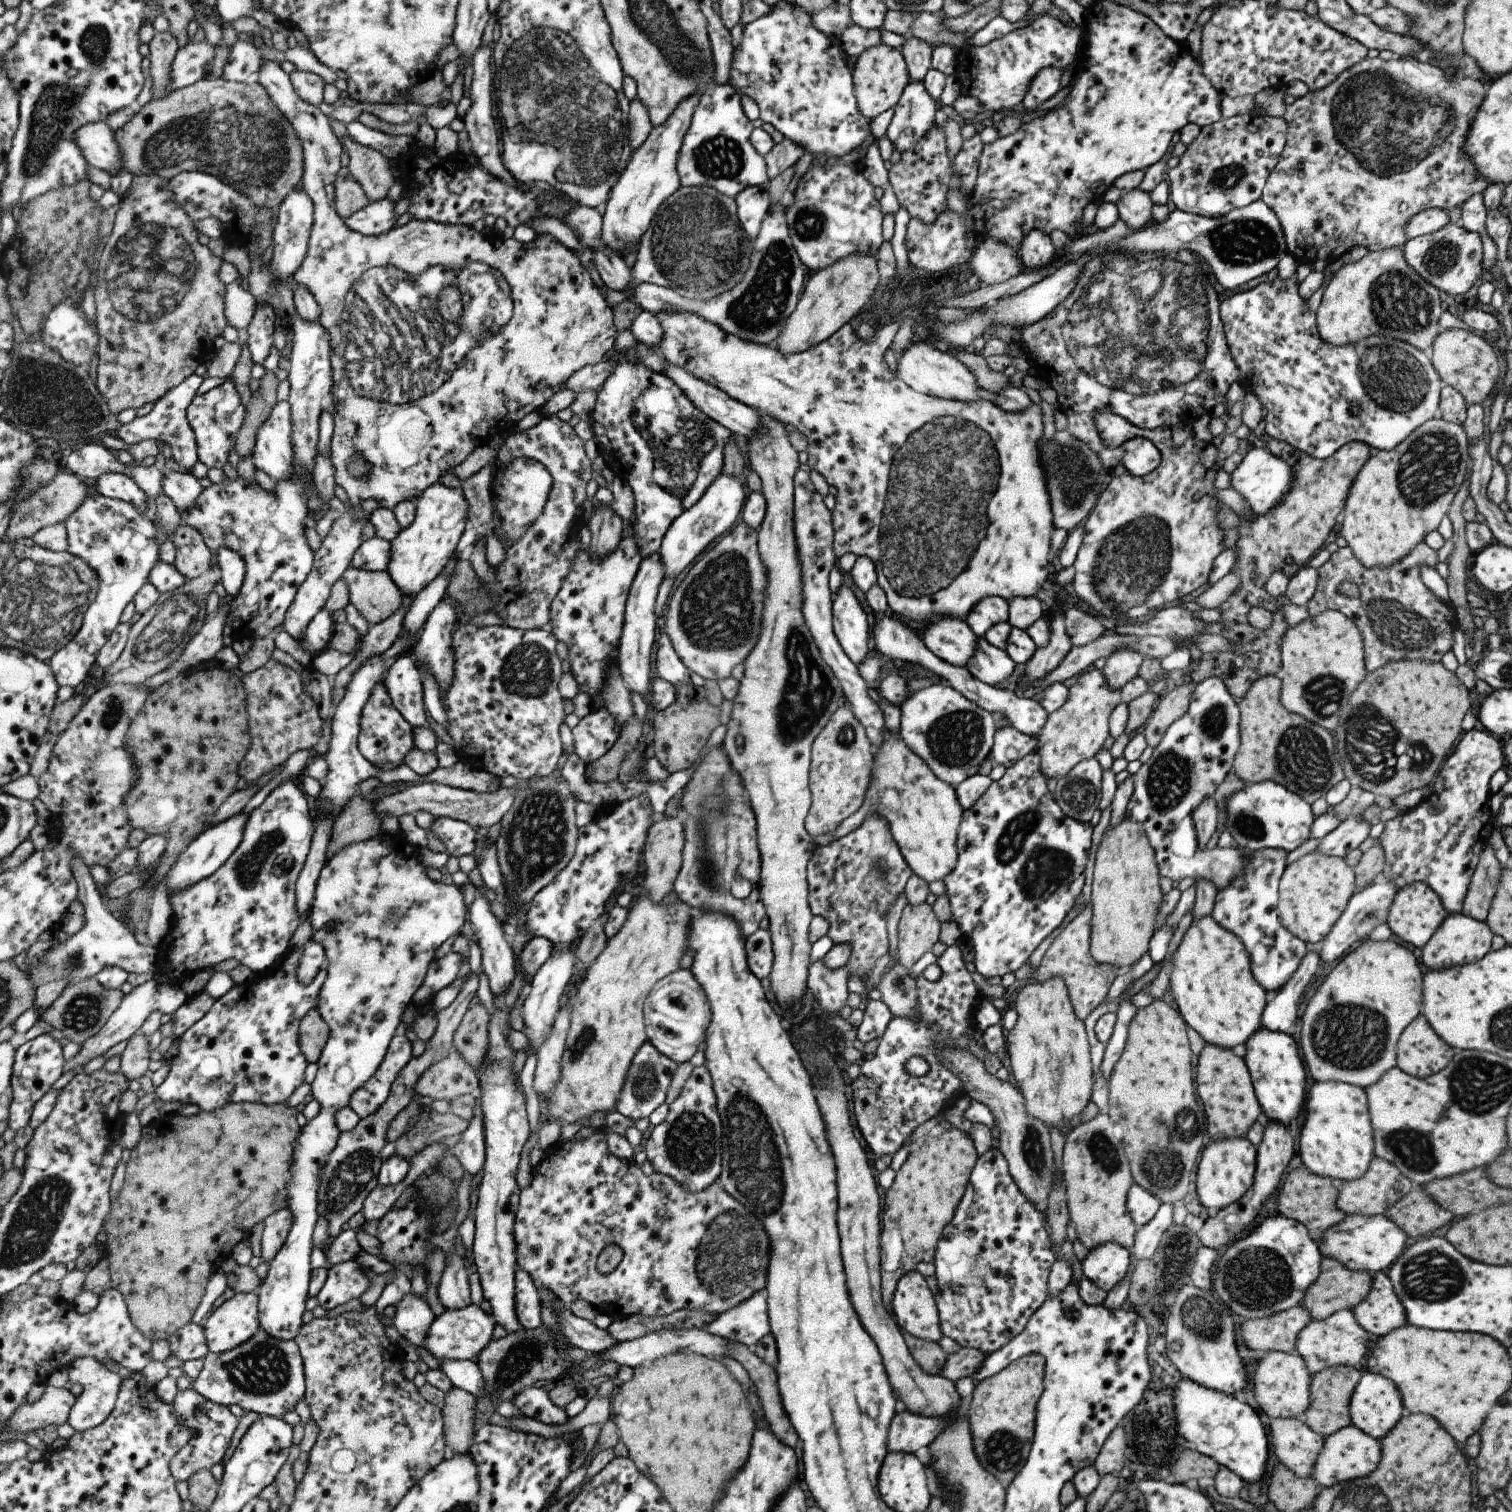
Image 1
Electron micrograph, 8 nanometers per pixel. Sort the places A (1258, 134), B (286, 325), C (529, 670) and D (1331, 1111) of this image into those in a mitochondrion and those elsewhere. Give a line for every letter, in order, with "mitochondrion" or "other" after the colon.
A: other
B: other
C: mitochondrion
D: other

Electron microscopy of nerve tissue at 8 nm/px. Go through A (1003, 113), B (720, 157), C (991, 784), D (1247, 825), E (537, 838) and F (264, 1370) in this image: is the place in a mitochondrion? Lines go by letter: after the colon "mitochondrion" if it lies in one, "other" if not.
A: other
B: mitochondrion
C: other
D: mitochondrion
E: mitochondrion
F: mitochondrion

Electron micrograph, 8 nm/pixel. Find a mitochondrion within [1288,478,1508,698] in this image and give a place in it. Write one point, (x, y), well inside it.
(1401, 629)

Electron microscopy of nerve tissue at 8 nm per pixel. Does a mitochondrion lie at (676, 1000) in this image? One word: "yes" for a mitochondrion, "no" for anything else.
yes

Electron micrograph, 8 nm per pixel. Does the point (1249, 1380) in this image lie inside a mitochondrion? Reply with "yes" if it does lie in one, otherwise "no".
no

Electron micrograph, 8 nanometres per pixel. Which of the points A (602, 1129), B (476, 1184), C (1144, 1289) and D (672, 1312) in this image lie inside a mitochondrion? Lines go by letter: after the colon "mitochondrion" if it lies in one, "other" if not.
A: other
B: other
C: mitochondrion
D: other

